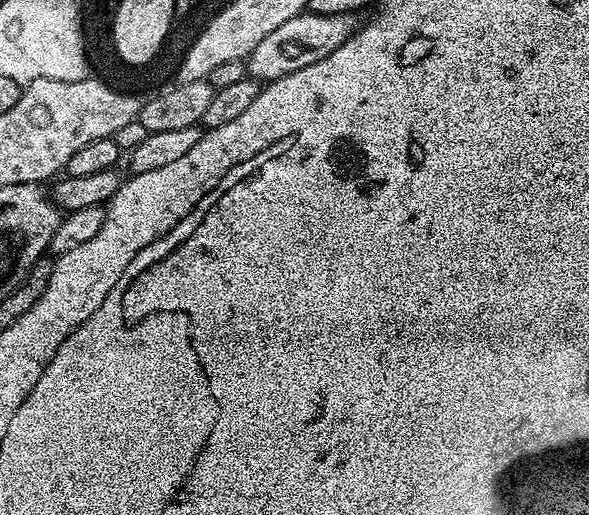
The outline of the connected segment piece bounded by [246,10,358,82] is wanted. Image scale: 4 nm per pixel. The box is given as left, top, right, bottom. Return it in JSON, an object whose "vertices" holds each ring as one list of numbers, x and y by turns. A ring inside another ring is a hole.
{"vertices":[[307,10,301,12,299,16,290,18,290,22,282,22,278,30,274,30,262,42,258,42,258,46,254,46,254,50,246,58,247,75,259,82,277,80,286,74,294,74,294,70,302,70,302,66,310,66,326,58,326,54,334,54,334,50,338,50,342,42,356,33,356,19,350,12,329,16]]}

